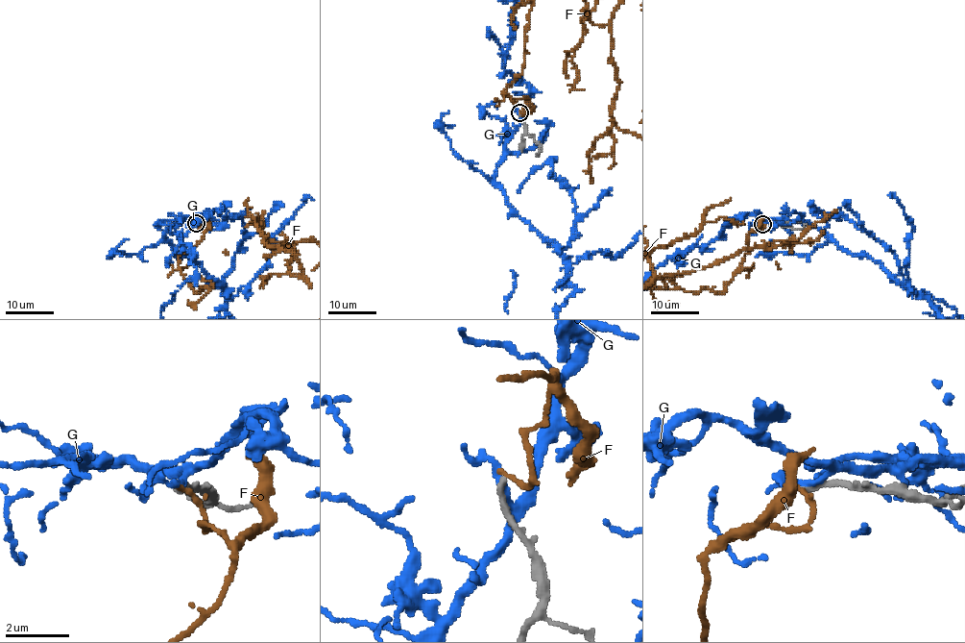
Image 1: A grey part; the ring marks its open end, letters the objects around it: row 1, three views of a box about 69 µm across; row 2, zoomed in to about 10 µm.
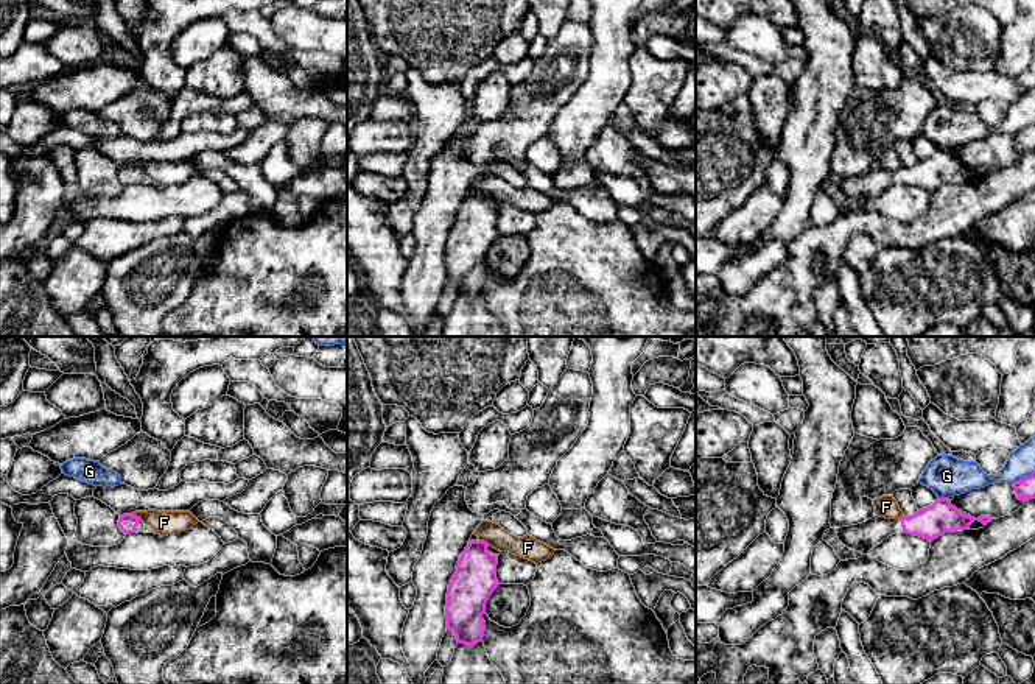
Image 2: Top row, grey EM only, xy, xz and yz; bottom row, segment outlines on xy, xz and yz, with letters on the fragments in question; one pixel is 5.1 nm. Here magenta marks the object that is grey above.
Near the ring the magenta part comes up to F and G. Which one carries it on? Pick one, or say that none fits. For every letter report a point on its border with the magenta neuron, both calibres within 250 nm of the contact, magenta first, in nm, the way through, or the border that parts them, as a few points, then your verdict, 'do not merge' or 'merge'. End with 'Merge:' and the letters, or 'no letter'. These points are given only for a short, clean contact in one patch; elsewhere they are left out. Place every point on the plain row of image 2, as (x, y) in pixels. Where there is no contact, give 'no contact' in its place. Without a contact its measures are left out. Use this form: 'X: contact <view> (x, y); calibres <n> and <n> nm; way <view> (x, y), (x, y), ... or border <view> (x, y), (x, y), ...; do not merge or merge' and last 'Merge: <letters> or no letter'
F: contact xy (136, 167); calibres 90 and 130 nm; border xy (133, 164), (142, 172); do not merge
G: contact yz (943, 150); calibres 170 and 200 nm; border yz (939, 148), (947, 150); do not merge
Merge: no letter

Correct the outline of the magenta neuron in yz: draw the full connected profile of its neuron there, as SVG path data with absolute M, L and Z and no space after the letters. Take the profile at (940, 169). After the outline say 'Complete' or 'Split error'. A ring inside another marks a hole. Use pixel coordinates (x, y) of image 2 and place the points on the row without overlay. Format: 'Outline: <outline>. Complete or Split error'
Outline: M937 150L931 157L918 160L912 167L903 165L900 170L873 167L862 175L836 179L836 184L845 198L867 206L895 184L907 184L932 193L945 184L968 181L974 171L974 168L962 165L948 150Z. Split error

